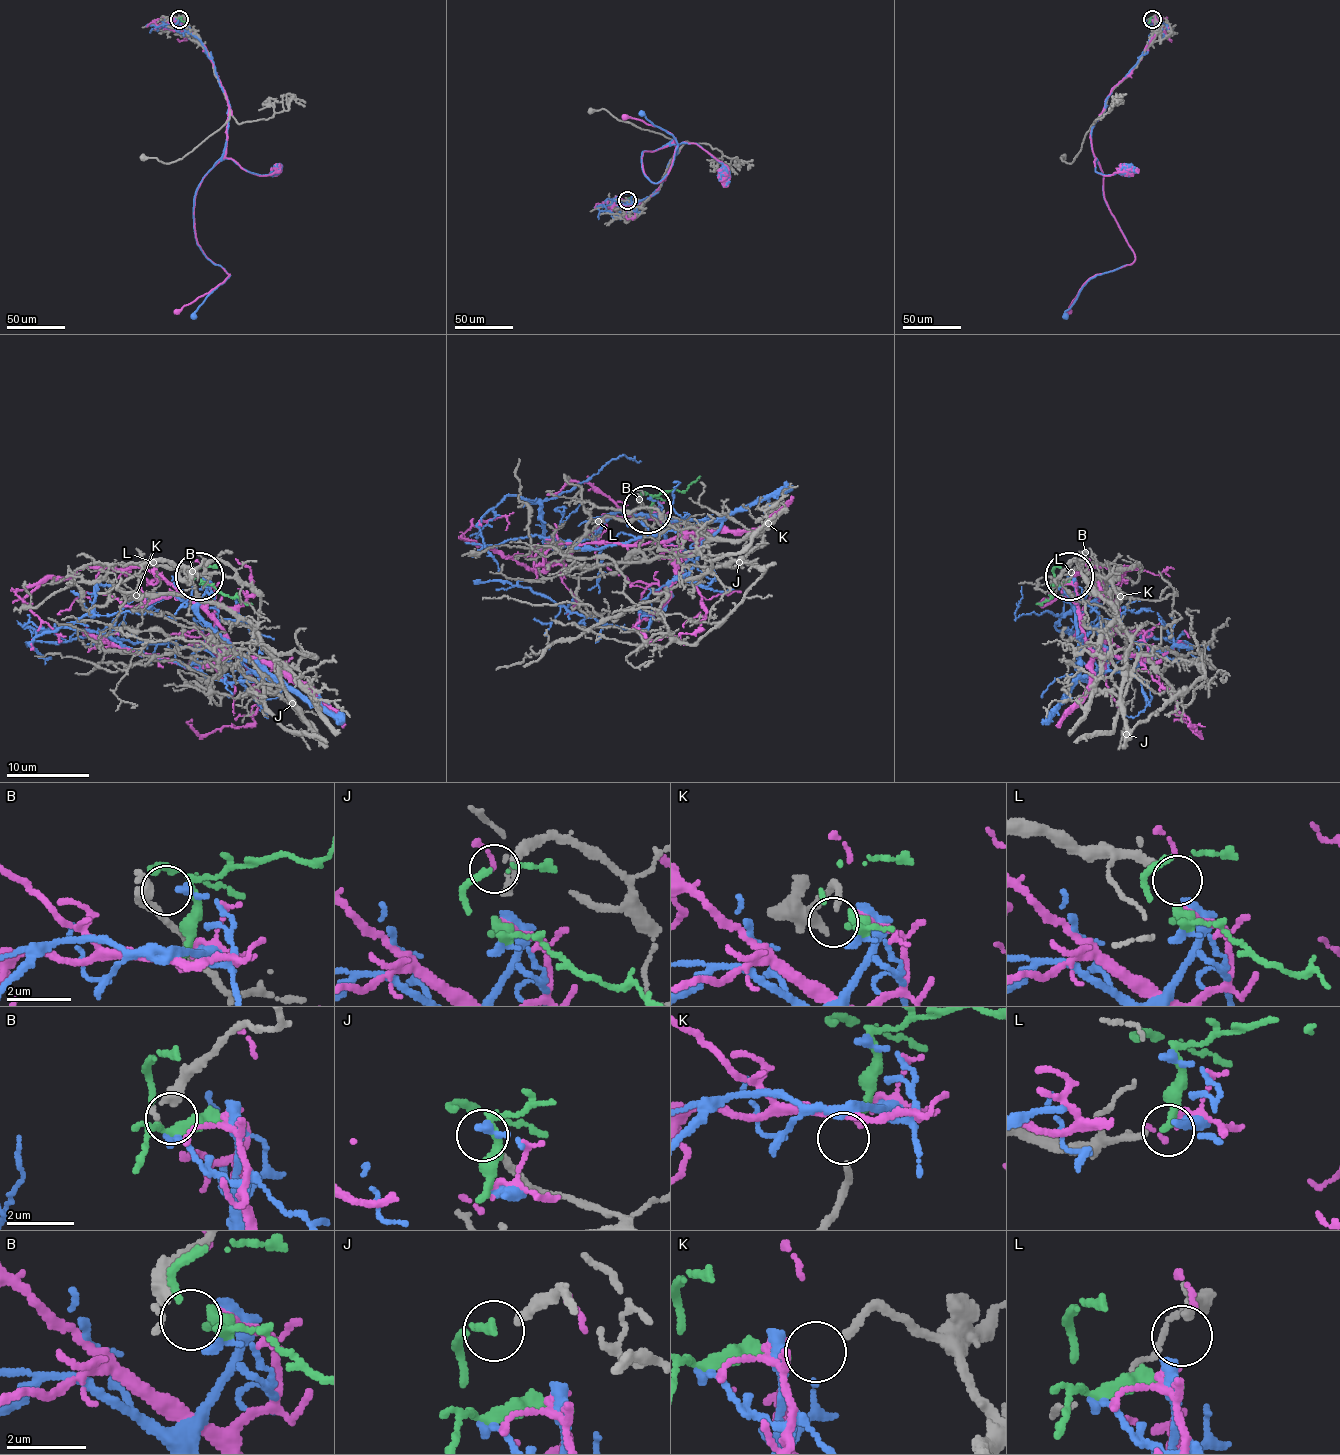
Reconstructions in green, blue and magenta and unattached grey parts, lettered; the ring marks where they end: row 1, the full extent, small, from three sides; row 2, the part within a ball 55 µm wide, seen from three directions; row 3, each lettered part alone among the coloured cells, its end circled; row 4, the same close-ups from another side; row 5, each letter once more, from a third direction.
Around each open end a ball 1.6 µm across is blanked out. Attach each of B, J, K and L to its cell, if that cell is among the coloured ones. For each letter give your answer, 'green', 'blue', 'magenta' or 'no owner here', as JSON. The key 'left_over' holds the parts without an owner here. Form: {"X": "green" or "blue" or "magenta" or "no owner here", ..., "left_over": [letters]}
{"B": "no owner here", "J": "no owner here", "K": "green", "L": "blue", "left_over": ["B", "J"]}

